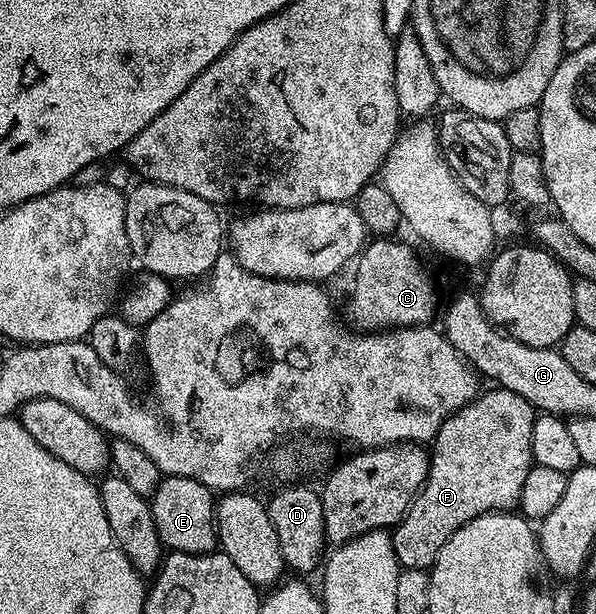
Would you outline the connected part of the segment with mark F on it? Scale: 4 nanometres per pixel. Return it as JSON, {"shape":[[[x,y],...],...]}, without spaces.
{"shape":[[[504,387],[490,390],[476,395],[473,402],[466,403],[460,411],[449,416],[435,434],[423,489],[403,514],[403,520],[390,532],[393,553],[397,553],[400,568],[426,572],[434,565],[441,545],[445,545],[447,538],[461,529],[461,525],[493,511],[514,512],[518,508],[521,485],[525,485],[525,477],[529,477],[529,469],[533,466],[531,442],[537,412],[525,397],[517,397],[517,393],[506,391]]]}

